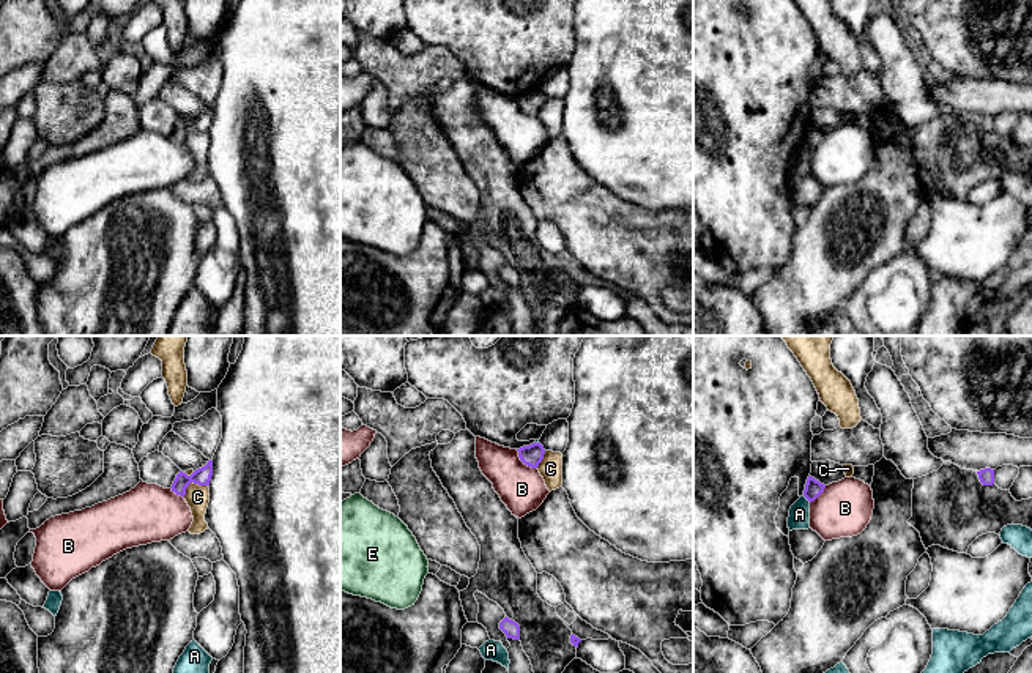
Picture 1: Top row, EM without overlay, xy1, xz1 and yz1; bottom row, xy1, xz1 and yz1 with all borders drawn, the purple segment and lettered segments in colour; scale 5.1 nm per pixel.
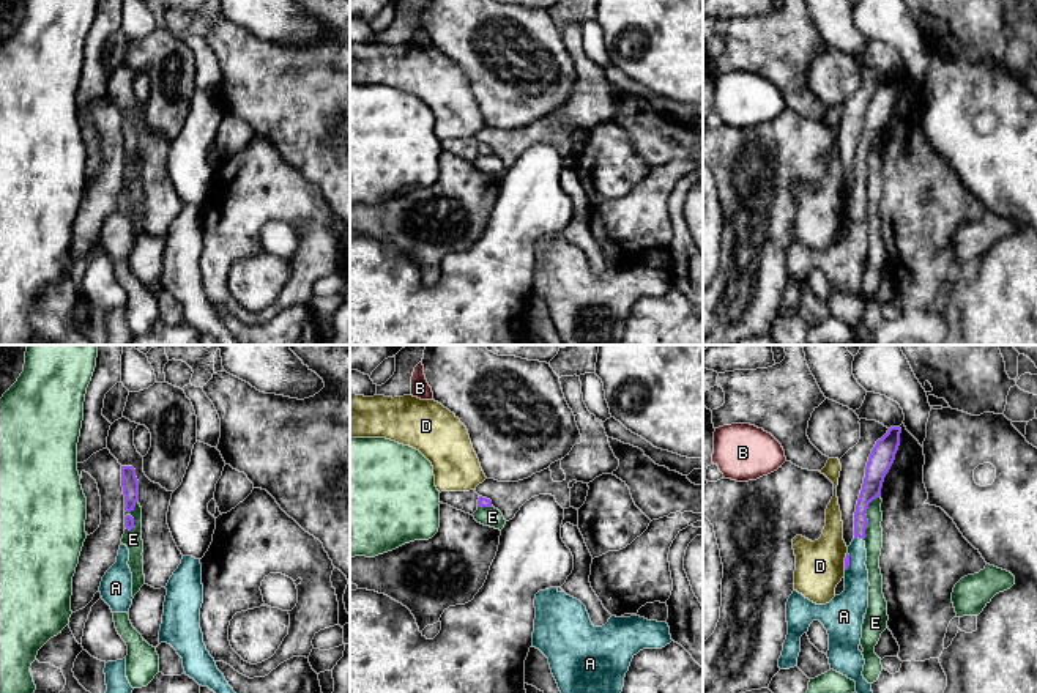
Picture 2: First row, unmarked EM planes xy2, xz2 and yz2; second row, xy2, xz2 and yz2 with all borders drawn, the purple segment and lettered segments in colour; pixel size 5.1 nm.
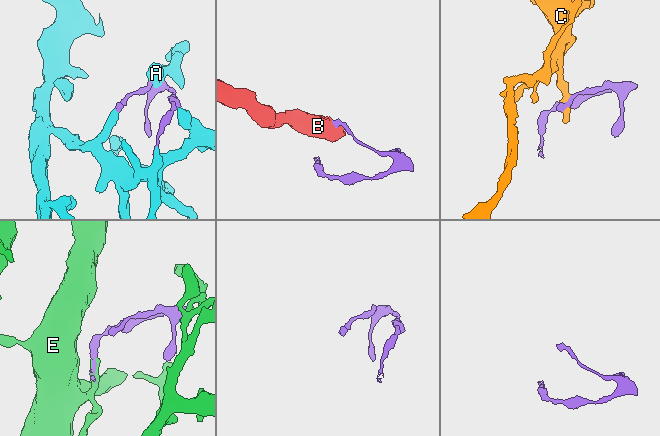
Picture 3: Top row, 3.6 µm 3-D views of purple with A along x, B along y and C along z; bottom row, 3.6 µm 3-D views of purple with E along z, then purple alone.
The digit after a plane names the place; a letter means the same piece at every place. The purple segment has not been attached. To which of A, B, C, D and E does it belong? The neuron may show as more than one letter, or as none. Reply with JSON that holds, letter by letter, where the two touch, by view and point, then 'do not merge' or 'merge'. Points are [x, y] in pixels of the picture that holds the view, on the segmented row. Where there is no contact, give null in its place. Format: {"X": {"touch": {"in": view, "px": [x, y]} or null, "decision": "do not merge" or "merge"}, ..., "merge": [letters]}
{"A": {"touch": {"in": "yz2", "px": [858, 536]}, "decision": "merge"}, "B": {"touch": {"in": "xz1", "px": [523, 462]}, "decision": "do not merge"}, "C": {"touch": {"in": "xy1", "px": [191, 481]}, "decision": "do not merge"}, "D": {"touch": {"in": "yz2", "px": [845, 561]}, "decision": "do not merge"}, "E": {"touch": {"in": "yz2", "px": [866, 517]}, "decision": "do not merge"}, "merge": ["A"]}

